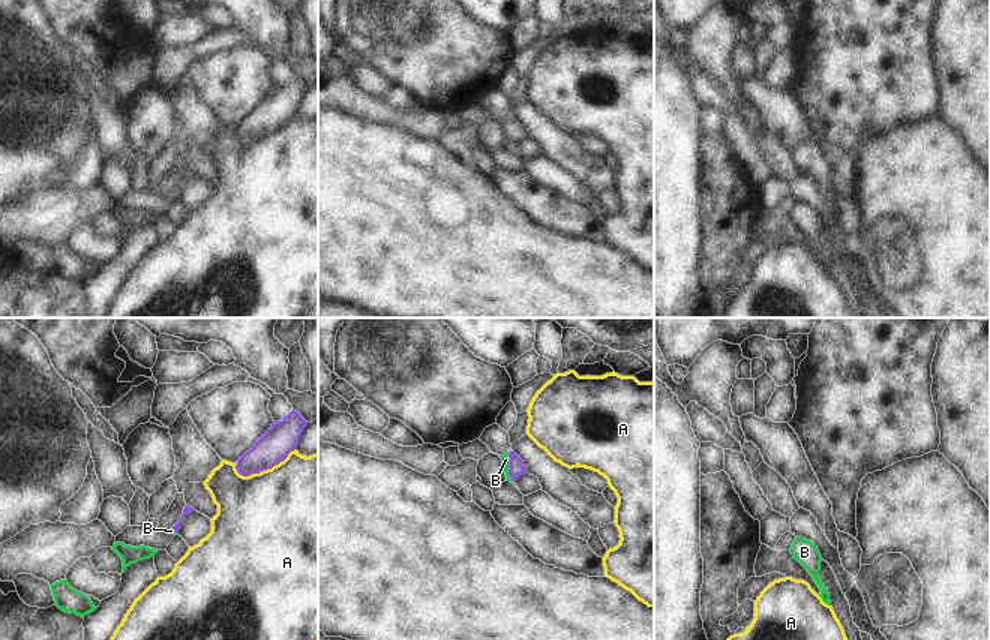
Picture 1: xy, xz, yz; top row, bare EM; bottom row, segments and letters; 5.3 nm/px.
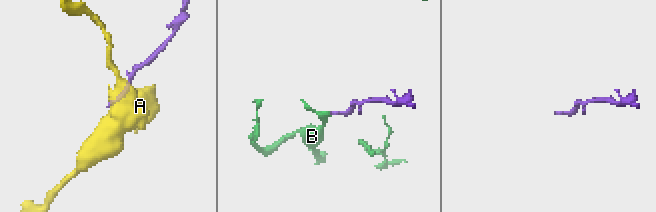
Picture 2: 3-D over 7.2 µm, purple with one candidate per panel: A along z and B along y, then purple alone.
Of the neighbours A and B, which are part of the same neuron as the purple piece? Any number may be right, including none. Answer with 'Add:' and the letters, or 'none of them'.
Add: B

